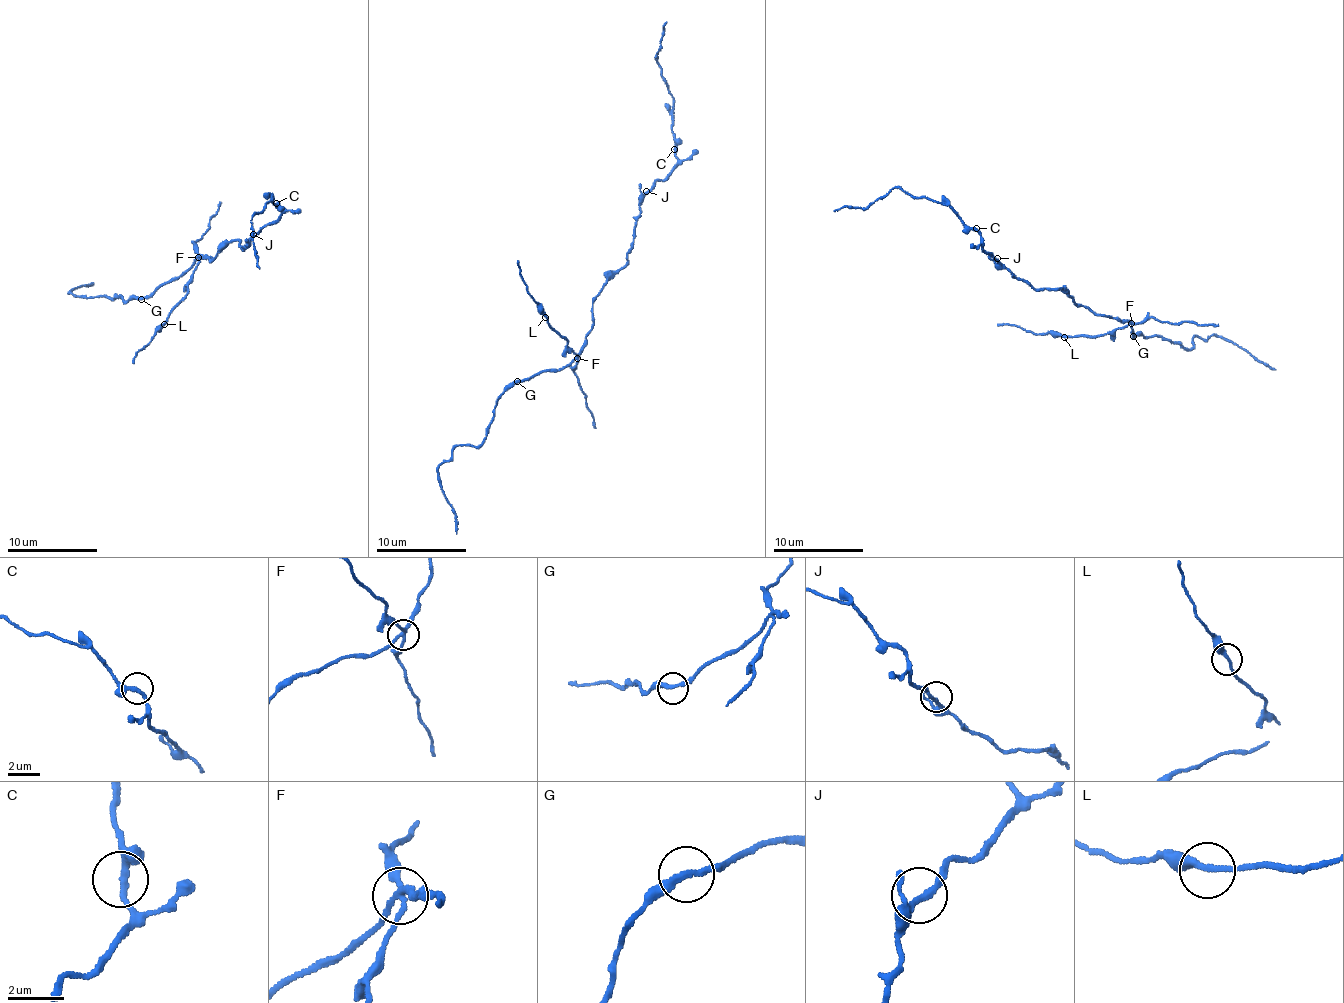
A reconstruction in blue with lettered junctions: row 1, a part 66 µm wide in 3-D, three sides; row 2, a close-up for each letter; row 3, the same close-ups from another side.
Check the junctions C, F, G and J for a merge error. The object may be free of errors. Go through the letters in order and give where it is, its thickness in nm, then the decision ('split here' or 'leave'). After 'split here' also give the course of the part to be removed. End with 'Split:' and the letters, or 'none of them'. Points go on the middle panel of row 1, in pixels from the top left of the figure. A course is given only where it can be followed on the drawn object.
C: place (674, 149); calibre 220 nm; leave
F: place (577, 358); calibre 200 nm; split here; course (576, 359), (566, 338), (550, 326), (541, 304), (531, 297), (518, 261)
G: place (517, 381); calibre 240 nm; leave
J: place (646, 191); calibre 220 nm; leave
Split: F

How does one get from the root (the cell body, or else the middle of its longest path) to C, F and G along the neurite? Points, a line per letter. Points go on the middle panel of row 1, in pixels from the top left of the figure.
C: (601, 291), (628, 261), (641, 200), (653, 183), (663, 180), (677, 163), (674, 149)
F: (601, 291), (592, 305), (591, 332), (576, 359)
G: (601, 291), (592, 305), (591, 332), (574, 361), (517, 381)

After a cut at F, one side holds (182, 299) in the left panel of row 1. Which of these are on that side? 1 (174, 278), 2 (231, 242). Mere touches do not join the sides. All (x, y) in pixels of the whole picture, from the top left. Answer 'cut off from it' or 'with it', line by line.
1: cut off from it
2: cut off from it

